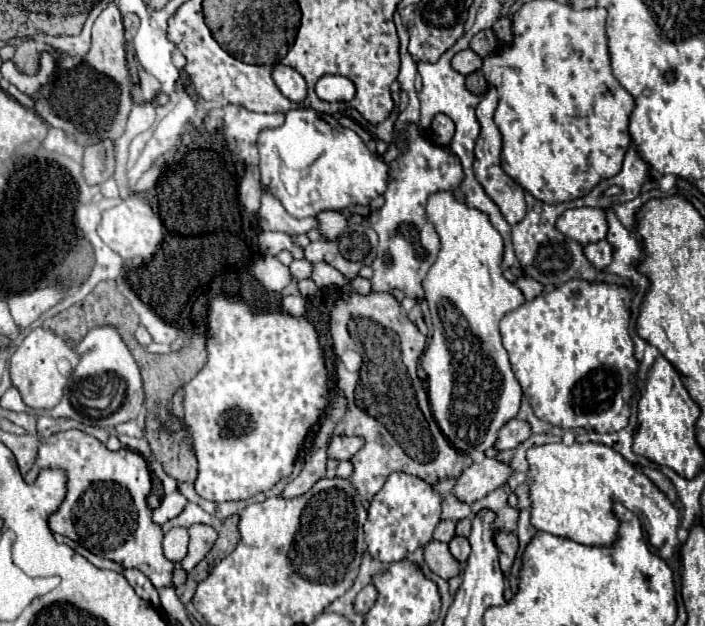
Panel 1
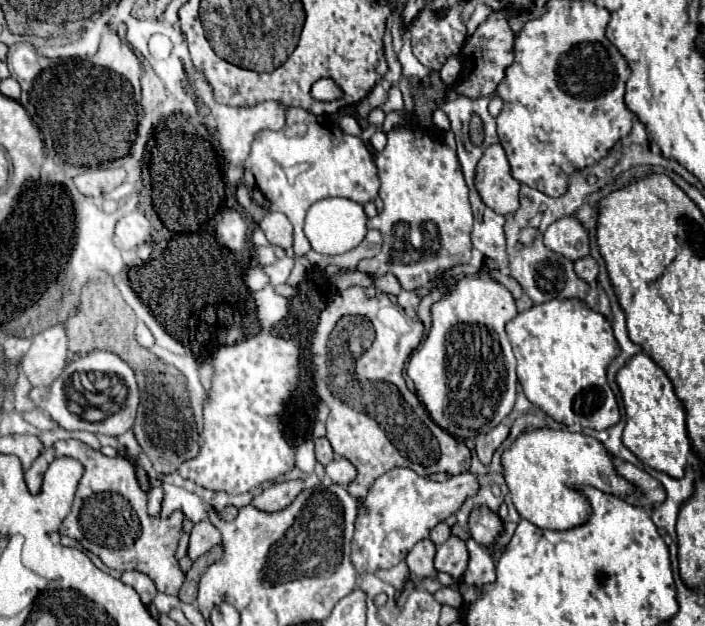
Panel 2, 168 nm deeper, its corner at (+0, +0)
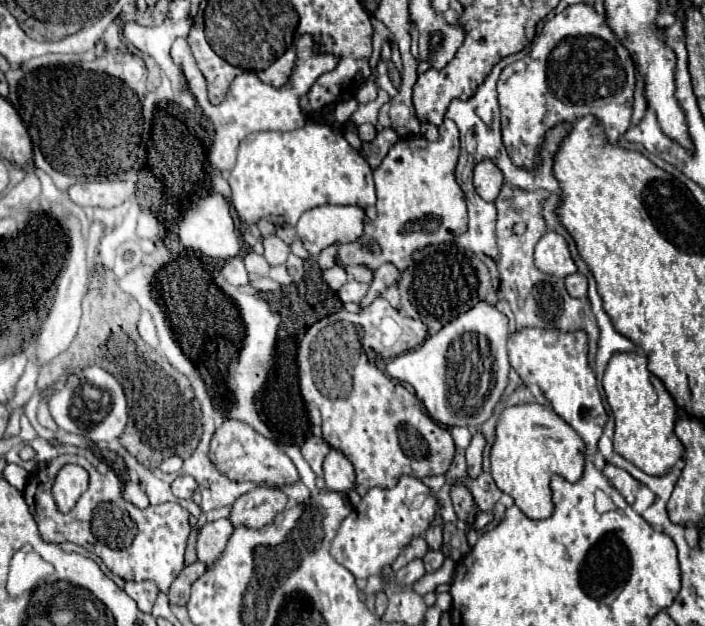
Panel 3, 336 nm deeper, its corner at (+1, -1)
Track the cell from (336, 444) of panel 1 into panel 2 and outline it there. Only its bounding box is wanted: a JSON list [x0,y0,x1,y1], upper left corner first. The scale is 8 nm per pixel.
[316,438,334,466]

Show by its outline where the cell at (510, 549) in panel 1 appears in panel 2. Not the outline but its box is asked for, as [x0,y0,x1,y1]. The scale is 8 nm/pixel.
[470,508,504,554]

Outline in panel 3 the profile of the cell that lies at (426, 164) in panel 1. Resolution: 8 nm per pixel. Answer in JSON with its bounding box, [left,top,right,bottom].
[339,117,467,271]

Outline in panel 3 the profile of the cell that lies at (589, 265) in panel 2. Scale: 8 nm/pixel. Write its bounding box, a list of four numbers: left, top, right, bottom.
[565,273,587,299]

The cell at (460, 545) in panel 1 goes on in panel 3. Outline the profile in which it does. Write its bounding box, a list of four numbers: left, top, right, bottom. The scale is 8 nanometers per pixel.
[423,551,445,573]

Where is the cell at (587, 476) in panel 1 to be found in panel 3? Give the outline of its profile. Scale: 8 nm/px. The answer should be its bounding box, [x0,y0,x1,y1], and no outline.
[489,403,585,519]

